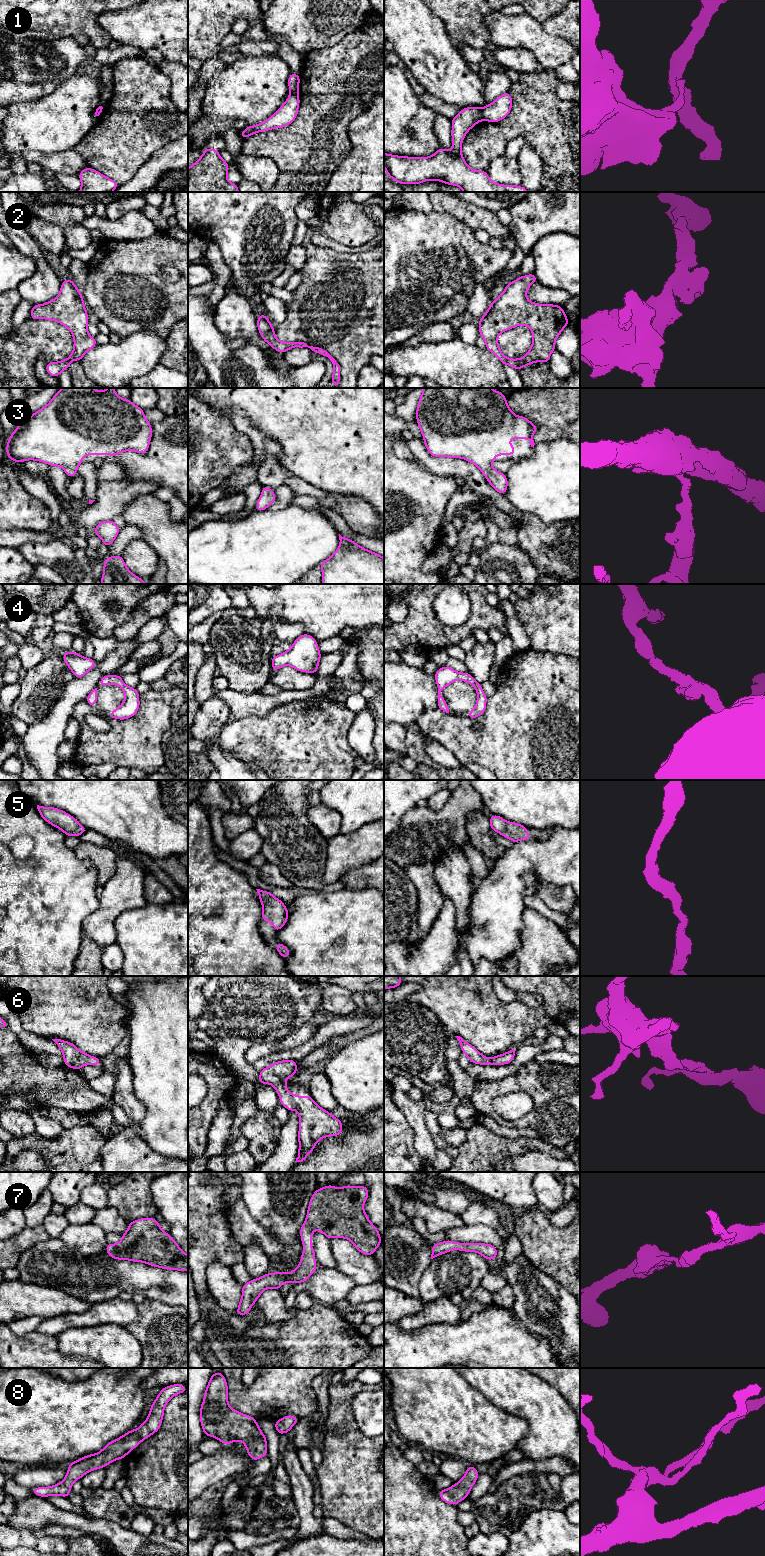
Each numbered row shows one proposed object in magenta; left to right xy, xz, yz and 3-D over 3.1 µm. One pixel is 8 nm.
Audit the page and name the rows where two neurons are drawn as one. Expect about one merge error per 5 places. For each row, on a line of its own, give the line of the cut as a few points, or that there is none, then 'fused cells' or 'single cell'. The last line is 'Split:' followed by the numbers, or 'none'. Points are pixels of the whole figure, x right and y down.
1: cut in yz along (481, 109), (482, 118); fused cells
2: no cut; single cell
3: no cut; single cell
4: no cut; single cell
5: no cut; single cell
6: no cut; single cell
7: no cut; single cell
8: no cut; single cell
Split: 1

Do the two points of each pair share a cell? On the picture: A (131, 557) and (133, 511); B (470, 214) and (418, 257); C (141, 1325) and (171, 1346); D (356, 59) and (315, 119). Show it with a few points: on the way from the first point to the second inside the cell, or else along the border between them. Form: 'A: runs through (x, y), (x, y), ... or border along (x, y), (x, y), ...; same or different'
A: border along (141, 537), (157, 555); different
B: border along (439, 212), (450, 213), (474, 232); different
C: runs through (148, 1328), (153, 1328), (164, 1339); same
D: runs through (349, 74), (333, 90), (328, 104); same

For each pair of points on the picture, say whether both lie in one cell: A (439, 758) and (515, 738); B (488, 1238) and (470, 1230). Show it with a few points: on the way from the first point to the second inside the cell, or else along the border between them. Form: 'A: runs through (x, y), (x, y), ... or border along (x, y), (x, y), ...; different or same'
A: border along (434, 739), (441, 743), (461, 765); different
B: runs through (484, 1234), (474, 1234); same

